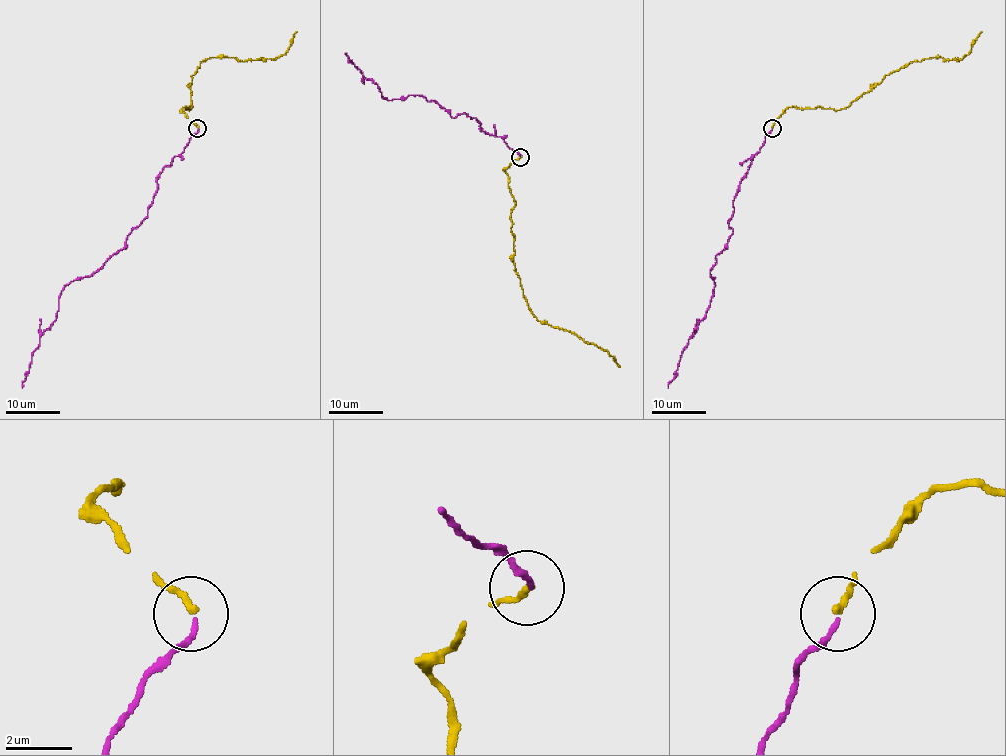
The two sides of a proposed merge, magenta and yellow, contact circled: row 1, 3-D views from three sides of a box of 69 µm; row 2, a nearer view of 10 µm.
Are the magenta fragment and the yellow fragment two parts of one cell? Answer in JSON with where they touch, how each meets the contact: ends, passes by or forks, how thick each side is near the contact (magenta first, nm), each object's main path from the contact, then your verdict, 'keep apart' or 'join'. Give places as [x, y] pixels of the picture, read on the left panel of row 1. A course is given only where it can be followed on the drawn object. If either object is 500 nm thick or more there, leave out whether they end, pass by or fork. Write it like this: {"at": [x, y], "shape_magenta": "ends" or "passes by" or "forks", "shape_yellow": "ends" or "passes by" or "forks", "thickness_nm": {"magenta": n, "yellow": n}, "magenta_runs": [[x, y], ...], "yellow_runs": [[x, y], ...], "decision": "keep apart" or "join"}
{"at": [197, 128], "shape_magenta": "ends", "shape_yellow": "ends", "thickness_nm": {"magenta": 140, "yellow": 190}, "magenta_runs": [[198, 129], [159, 174], [147, 216], [124, 246], [61, 292], [57, 317], [39, 338], [22, 387]], "yellow_runs": [[197, 127], [182, 108], [192, 107], [188, 108], [192, 76], [202, 61], [277, 59], [286, 53], [297, 32]], "decision": "join"}

